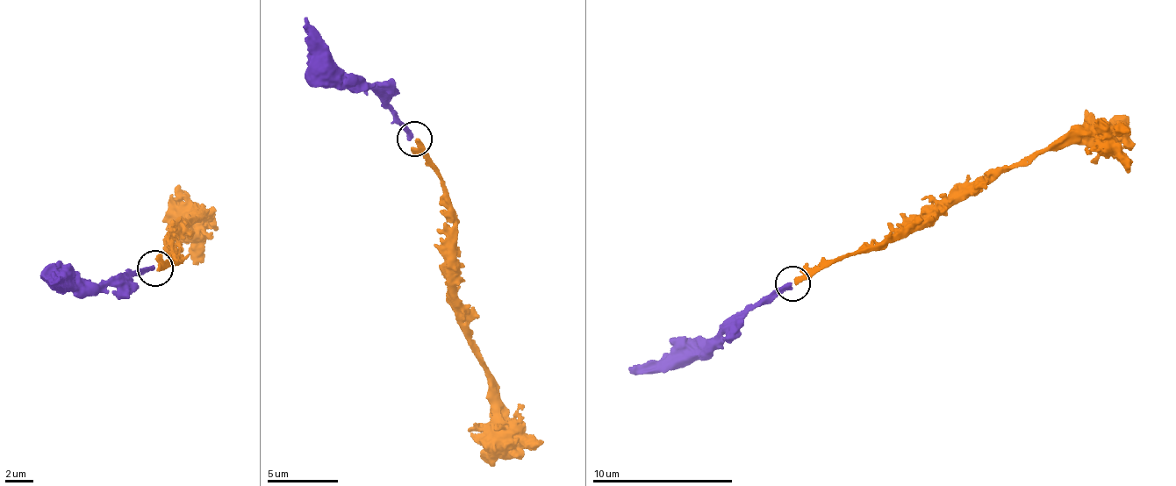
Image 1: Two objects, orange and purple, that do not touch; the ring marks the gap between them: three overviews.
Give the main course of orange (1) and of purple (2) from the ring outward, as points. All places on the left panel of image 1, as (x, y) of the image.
1: (157, 268), (175, 265), (168, 253), (177, 233), (194, 217), (191, 208), (175, 215), (178, 204)
2: (154, 267), (96, 285), (66, 280), (62, 274), (53, 282)

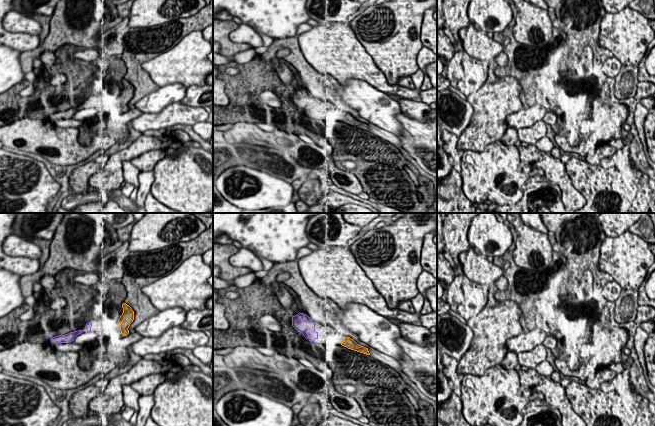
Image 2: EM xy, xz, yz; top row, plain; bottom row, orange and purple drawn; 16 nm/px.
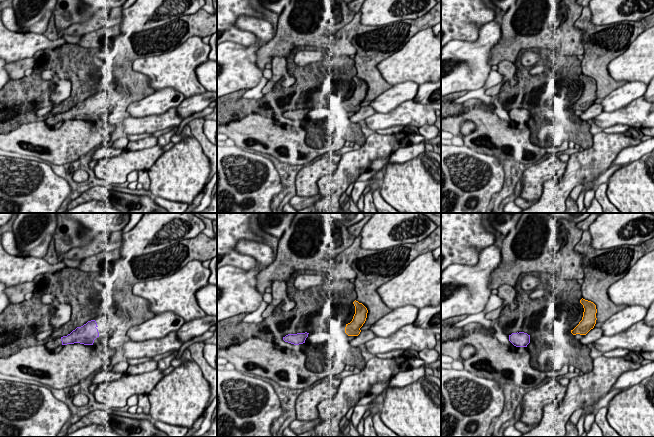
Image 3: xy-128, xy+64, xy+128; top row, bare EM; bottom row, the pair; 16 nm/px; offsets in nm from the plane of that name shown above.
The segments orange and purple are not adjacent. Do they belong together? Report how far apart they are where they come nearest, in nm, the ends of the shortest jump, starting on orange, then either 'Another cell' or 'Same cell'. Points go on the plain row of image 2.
Distance 380 nm. Across: xz (341, 117), (317, 114). Same cell

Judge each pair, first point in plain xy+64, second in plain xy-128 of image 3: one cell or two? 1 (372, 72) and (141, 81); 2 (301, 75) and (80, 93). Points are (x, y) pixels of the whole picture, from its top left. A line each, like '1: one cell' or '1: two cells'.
1: one cell
2: one cell

